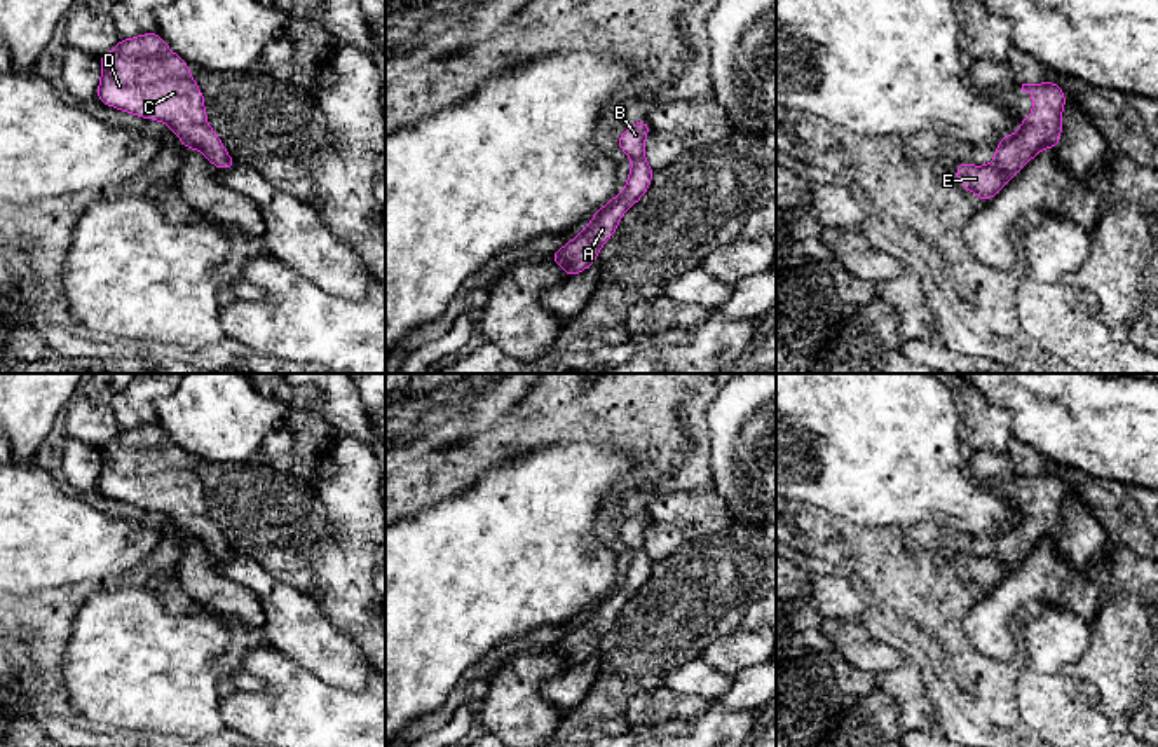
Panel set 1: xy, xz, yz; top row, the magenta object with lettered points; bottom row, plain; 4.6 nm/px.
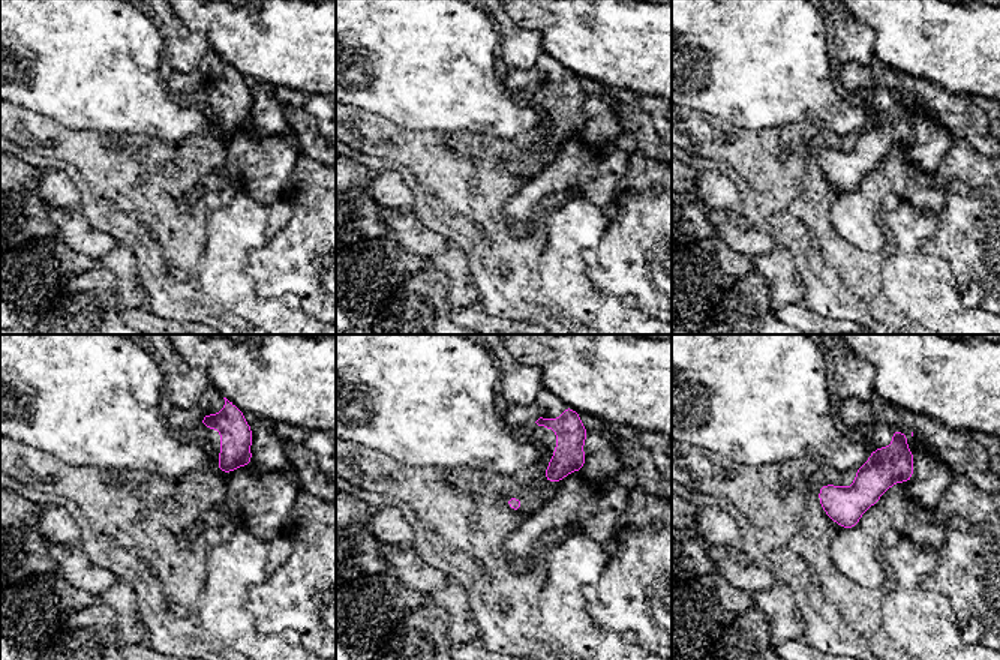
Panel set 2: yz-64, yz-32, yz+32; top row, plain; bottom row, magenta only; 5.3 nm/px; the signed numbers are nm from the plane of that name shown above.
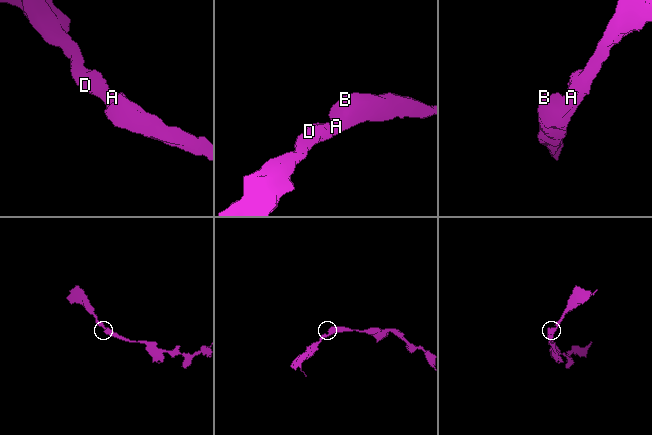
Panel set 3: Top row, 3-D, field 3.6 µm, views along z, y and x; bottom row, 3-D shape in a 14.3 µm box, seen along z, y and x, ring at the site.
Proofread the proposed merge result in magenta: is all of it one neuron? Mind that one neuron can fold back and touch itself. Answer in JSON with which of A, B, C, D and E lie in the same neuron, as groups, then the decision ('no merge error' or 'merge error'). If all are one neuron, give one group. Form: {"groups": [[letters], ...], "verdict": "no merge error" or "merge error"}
{"groups": [["A", "B", "C", "D", "E"]], "verdict": "no merge error"}

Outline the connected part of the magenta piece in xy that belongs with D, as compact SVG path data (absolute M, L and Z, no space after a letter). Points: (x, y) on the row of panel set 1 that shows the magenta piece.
M157 31L122 38L98 59L101 79L96 98L101 103L164 122L185 148L202 152L215 168L232 169L237 164L206 122L204 94L188 63Z

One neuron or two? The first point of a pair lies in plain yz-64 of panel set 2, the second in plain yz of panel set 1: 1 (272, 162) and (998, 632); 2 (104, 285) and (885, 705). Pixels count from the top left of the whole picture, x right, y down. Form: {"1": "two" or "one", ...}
{"1": "one", "2": "one"}

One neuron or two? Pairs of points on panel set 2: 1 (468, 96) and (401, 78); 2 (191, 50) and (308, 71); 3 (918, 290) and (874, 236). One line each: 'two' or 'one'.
1: one
2: two
3: two

